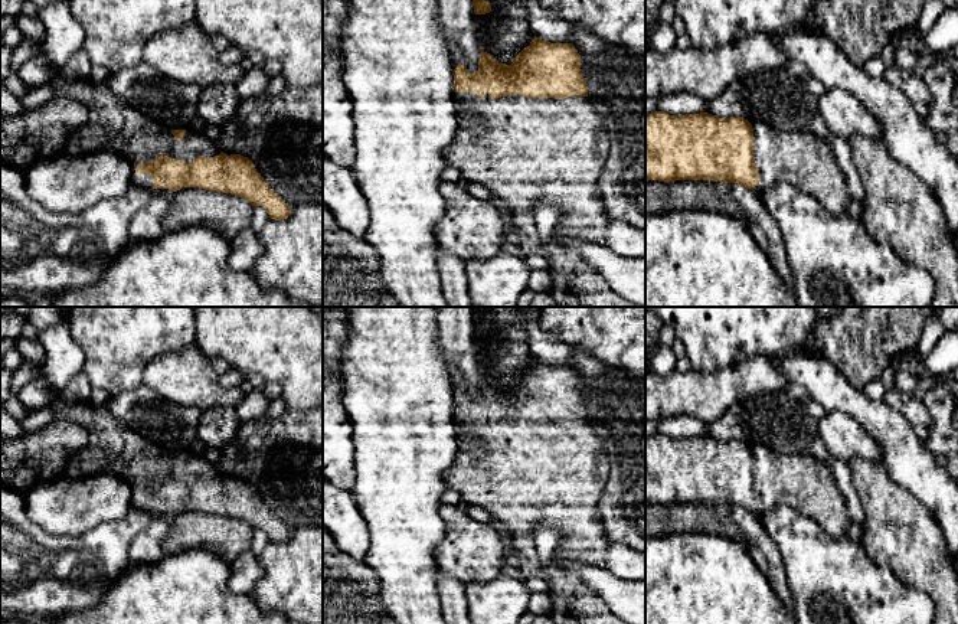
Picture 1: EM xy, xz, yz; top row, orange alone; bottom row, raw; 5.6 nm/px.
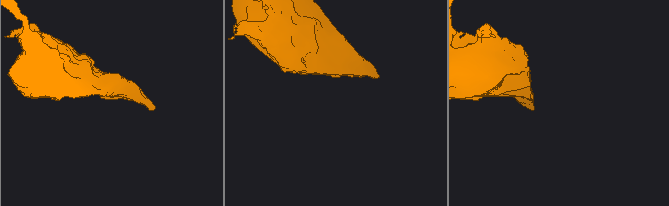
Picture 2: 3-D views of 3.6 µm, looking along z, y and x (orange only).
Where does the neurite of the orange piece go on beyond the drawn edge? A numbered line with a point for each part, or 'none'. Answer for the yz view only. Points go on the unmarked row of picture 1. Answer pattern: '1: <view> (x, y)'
1: yz (798, 480)

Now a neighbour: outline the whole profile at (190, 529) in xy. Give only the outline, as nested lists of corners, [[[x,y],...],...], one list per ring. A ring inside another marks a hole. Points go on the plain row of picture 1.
[[[183,510],[170,519],[161,549],[167,555],[184,549],[207,549],[230,563],[251,549],[252,532],[246,522],[230,516]]]

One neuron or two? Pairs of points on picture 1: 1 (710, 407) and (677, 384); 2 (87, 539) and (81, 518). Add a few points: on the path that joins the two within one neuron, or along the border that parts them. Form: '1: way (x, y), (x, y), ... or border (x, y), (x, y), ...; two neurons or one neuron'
1: way (702, 398), (686, 392); one neuron
2: border (117, 519), (98, 523), (77, 538); two neurons

